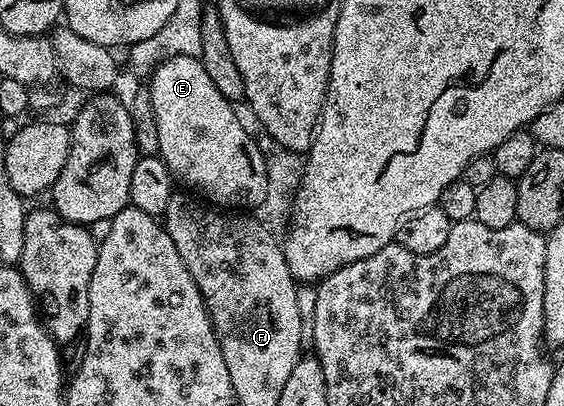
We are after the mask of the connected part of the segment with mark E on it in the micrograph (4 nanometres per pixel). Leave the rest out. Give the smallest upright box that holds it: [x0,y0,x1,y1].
[146,55,268,209]

